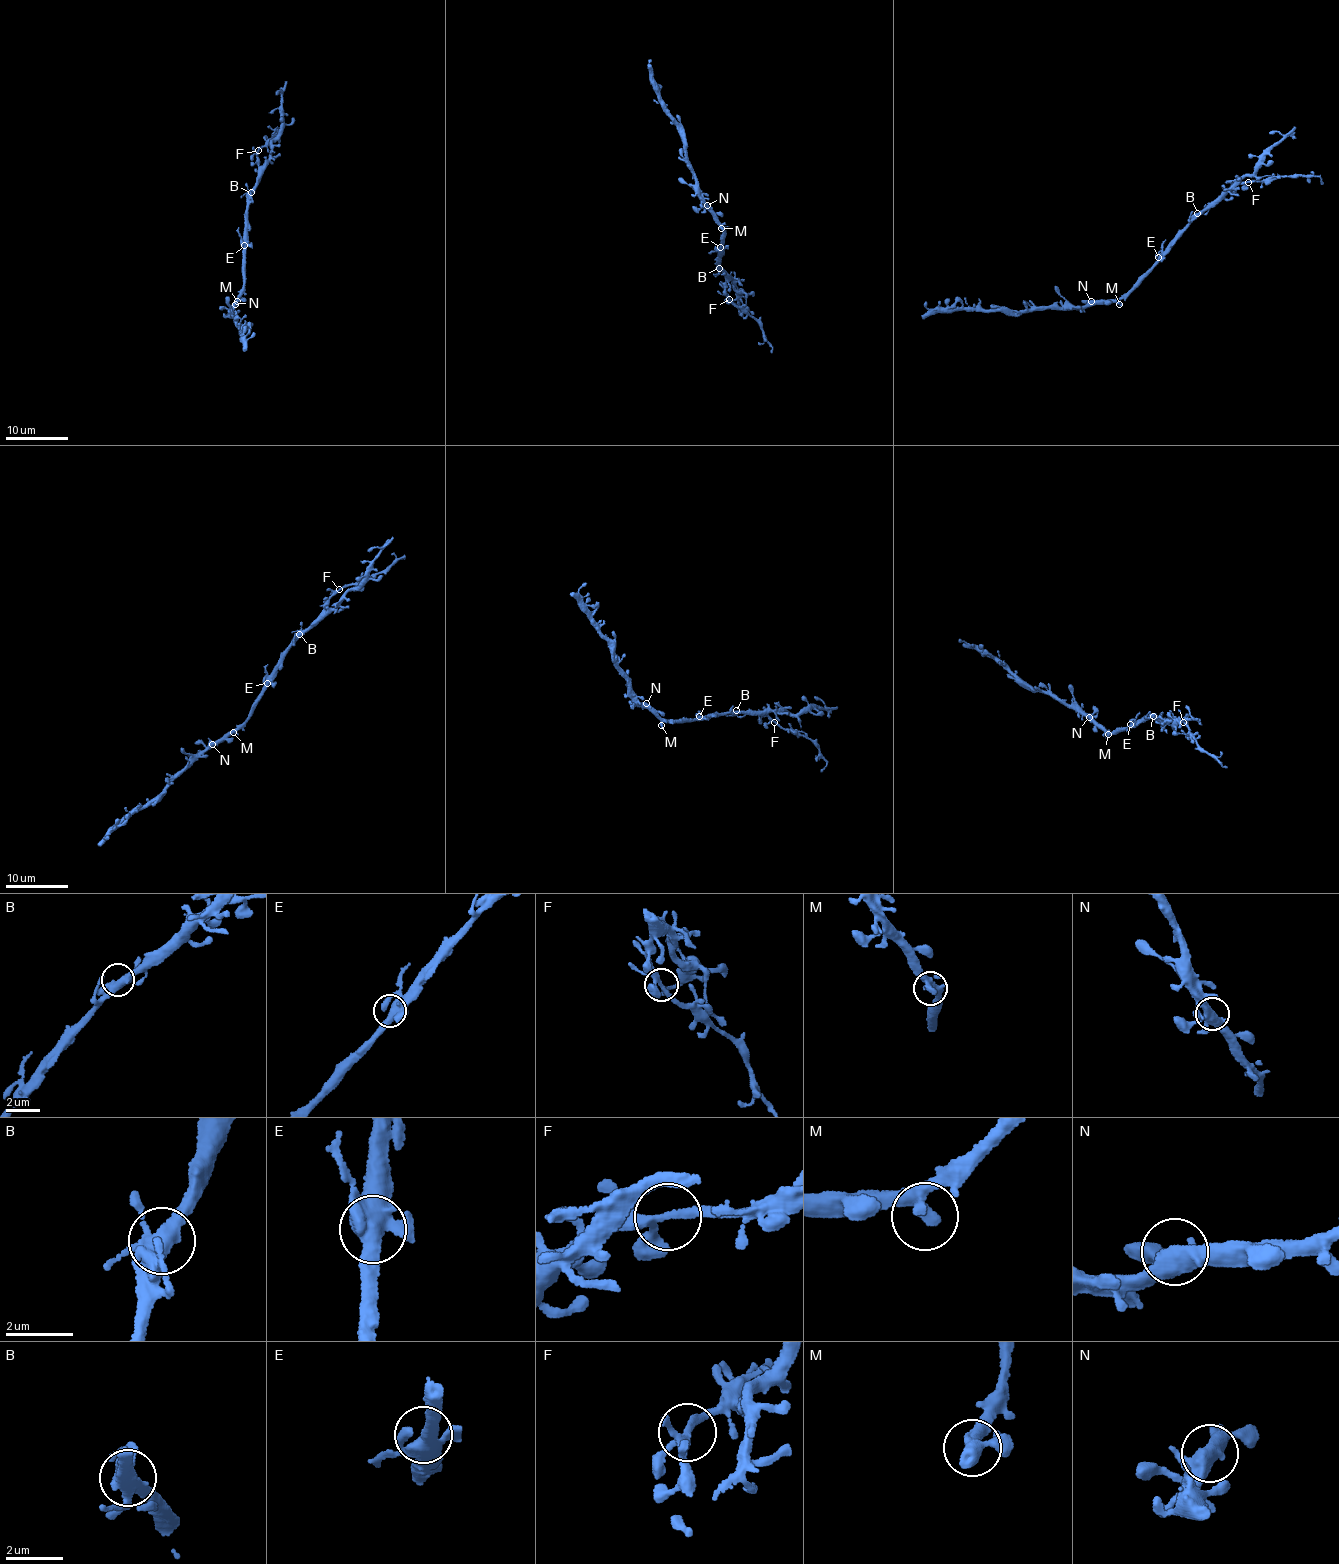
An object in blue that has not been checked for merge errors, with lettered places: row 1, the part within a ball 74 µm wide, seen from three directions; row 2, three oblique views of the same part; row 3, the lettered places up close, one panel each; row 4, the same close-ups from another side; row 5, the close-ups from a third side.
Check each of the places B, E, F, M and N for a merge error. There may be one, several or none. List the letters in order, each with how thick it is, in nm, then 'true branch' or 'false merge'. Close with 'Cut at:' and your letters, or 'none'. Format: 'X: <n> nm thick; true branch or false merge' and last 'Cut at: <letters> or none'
B: 420 nm thick; true branch
E: 420 nm thick; true branch
F: 200 nm thick; true branch
M: 260 nm thick; true branch
N: 440 nm thick; true branch
Cut at: none

